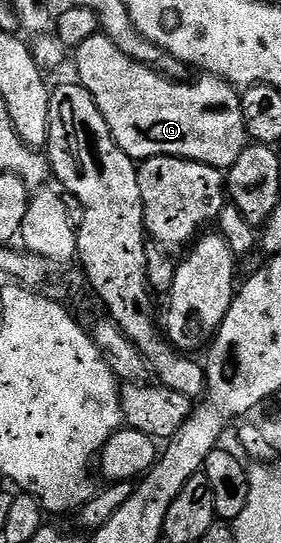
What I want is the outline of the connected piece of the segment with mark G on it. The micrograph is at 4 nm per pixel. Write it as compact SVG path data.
M96 34L88 37L88 41L84 41L76 48L74 63L78 66L78 75L76 75L77 82L82 84L83 89L90 94L96 101L96 105L100 109L100 113L104 117L104 121L108 121L108 129L112 133L112 137L120 145L120 149L124 149L124 153L130 156L135 161L145 161L147 159L154 159L158 155L175 155L177 159L191 159L197 163L207 163L219 169L229 169L236 161L236 157L240 157L240 153L244 153L244 149L248 145L246 137L246 130L244 129L244 113L242 112L242 97L241 94L230 84L224 82L222 79L213 77L201 77L195 83L182 83L186 81L175 81L166 78L165 75L158 74L153 66L145 63L137 63L128 57L118 48L115 43L104 34Z

